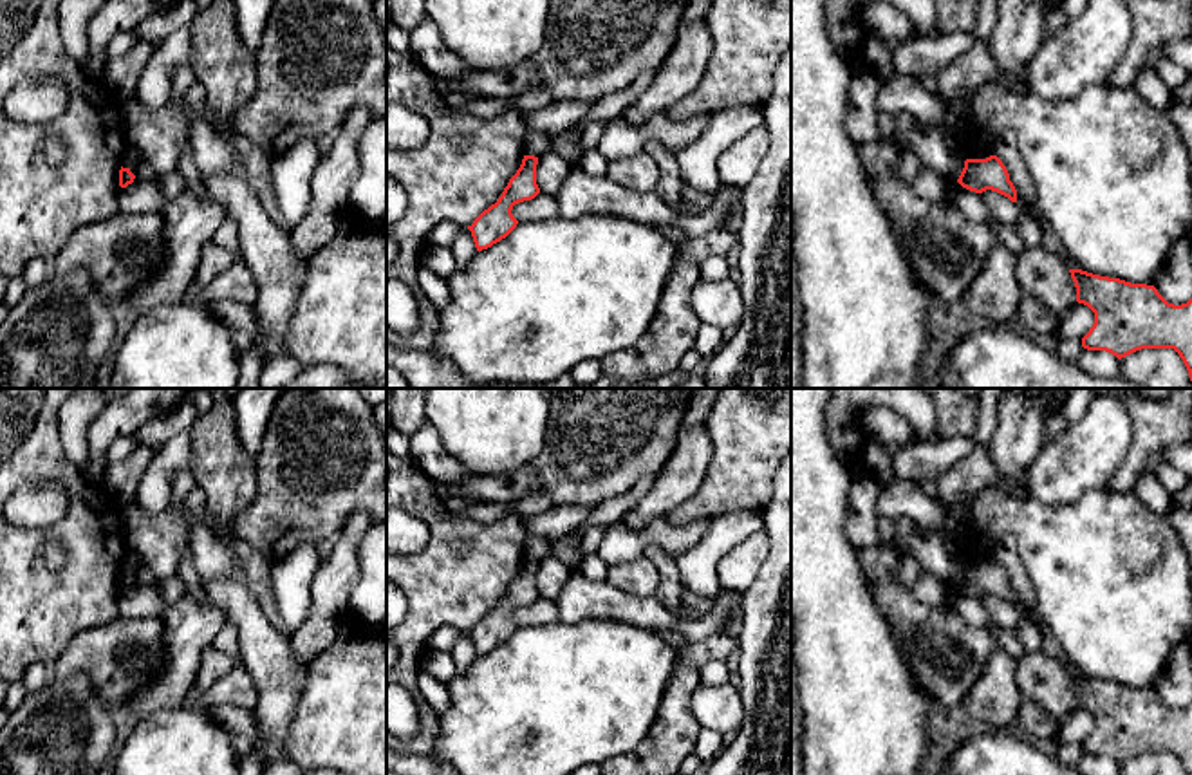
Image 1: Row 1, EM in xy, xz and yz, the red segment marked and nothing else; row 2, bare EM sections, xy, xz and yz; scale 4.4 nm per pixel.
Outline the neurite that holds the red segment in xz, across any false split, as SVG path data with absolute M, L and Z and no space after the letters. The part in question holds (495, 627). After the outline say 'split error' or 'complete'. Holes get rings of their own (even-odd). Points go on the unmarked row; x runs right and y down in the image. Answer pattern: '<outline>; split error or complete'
M524 560L520 573L509 584L498 605L468 630L477 656L491 652L517 632L518 625L511 618L513 611L531 605L540 598L536 589L536 569L538 562Z; complete

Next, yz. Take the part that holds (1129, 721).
M1069 674L1076 692L1076 706L1094 717L1094 728L1082 742L1087 755L1105 755L1118 764L1141 753L1174 753L1187 775L1192 775L1192 703L1187 708L1169 708L1154 690L1131 688L1120 683Z; complete

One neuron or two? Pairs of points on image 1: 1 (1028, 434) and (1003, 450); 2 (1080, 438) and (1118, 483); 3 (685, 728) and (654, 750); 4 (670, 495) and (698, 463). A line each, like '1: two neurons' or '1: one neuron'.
1: one neuron
2: two neurons
3: one neuron
4: one neuron

